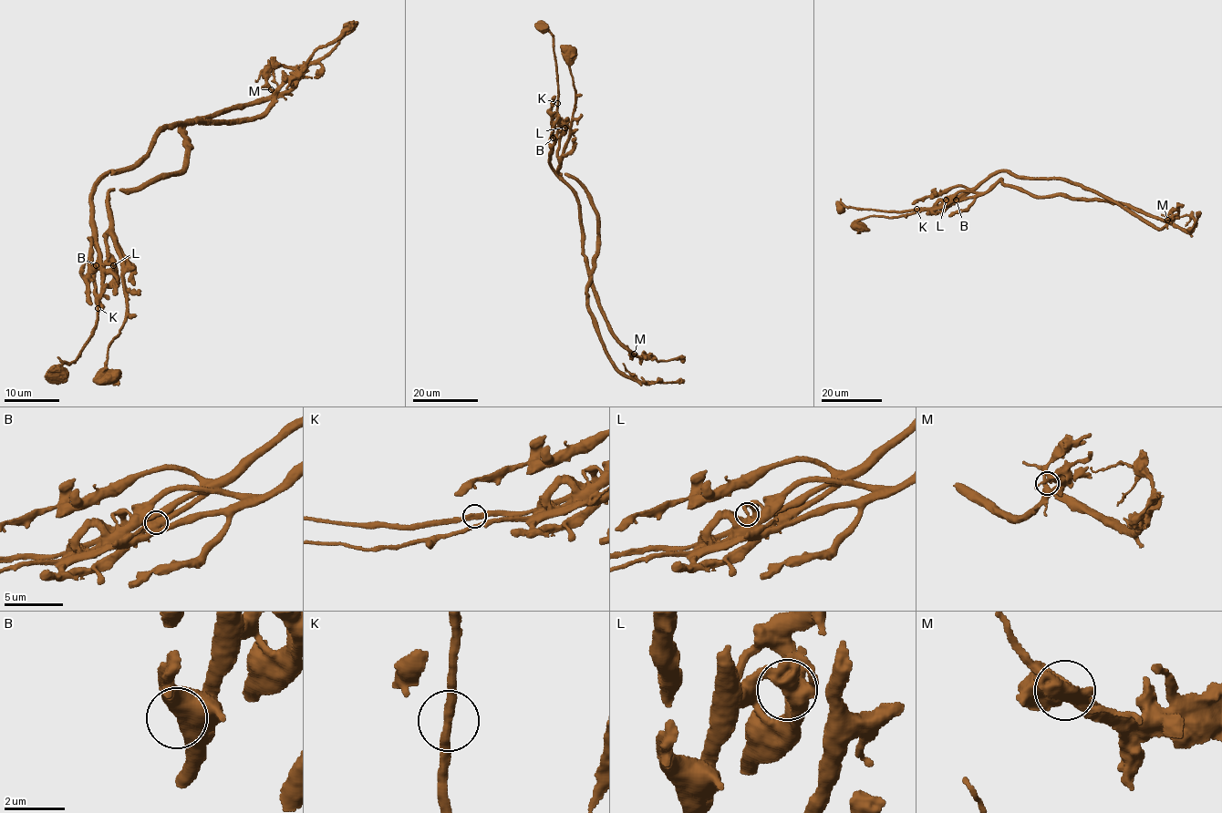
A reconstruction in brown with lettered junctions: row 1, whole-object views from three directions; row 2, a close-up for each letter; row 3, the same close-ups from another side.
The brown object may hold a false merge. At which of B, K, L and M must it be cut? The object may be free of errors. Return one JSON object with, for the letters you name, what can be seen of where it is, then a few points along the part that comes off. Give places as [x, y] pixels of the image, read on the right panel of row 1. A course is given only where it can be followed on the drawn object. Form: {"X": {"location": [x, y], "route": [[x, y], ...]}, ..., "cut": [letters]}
{"L": {"location": [946, 200], "route": [[946, 200], [962, 197], [1003, 171], [1082, 184], [1159, 229], [1183, 205]]}, "cut": ["L"]}

